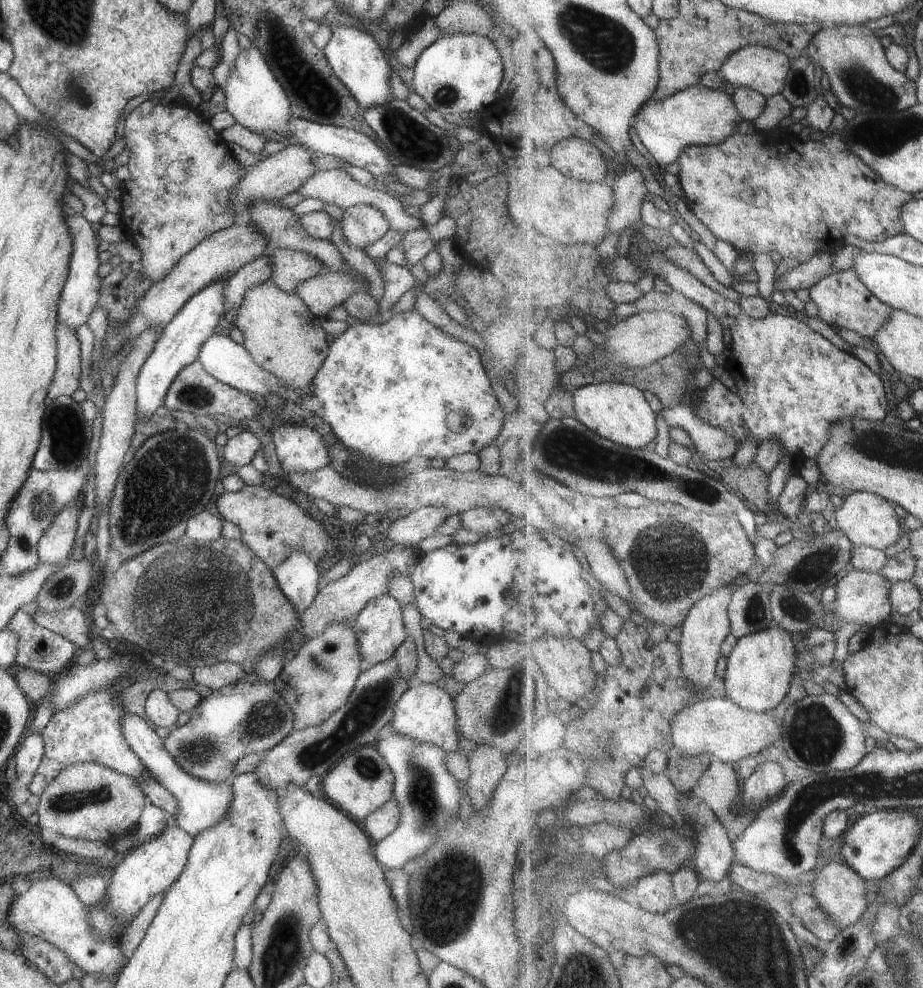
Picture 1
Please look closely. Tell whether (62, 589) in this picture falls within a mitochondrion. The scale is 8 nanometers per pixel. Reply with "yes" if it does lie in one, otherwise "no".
yes

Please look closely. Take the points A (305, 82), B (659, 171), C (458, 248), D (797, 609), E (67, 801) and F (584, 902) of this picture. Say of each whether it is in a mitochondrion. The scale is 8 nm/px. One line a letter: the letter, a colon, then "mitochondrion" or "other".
A: other
B: other
C: other
D: mitochondrion
E: mitochondrion
F: other

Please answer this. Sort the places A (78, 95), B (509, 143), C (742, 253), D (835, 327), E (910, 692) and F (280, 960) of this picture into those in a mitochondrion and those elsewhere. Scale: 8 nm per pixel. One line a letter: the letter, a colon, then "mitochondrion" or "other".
A: mitochondrion
B: other
C: other
D: other
E: other
F: mitochondrion

